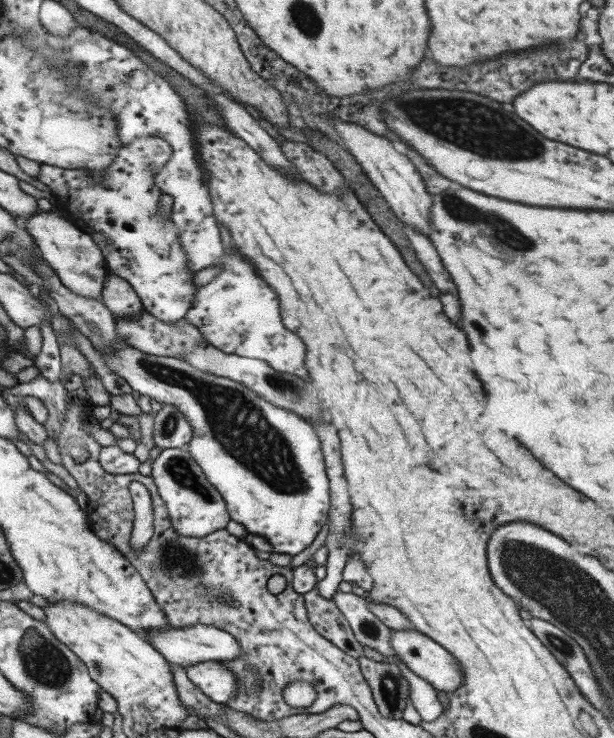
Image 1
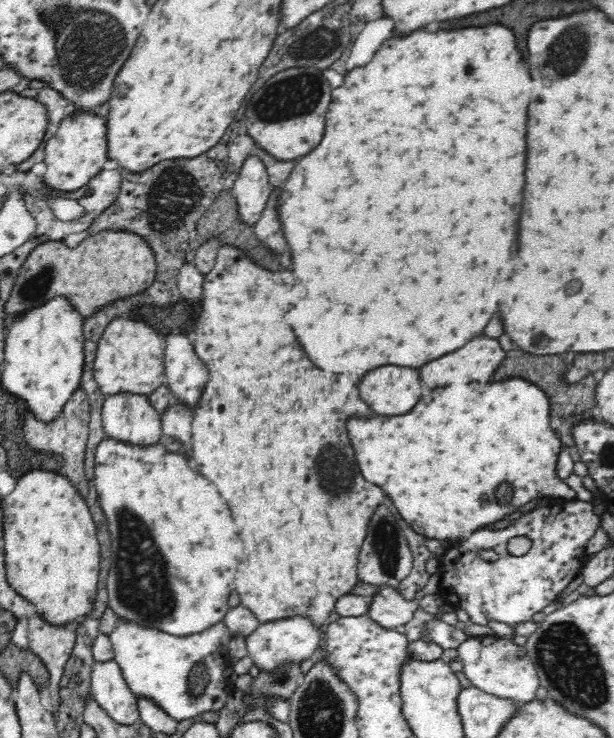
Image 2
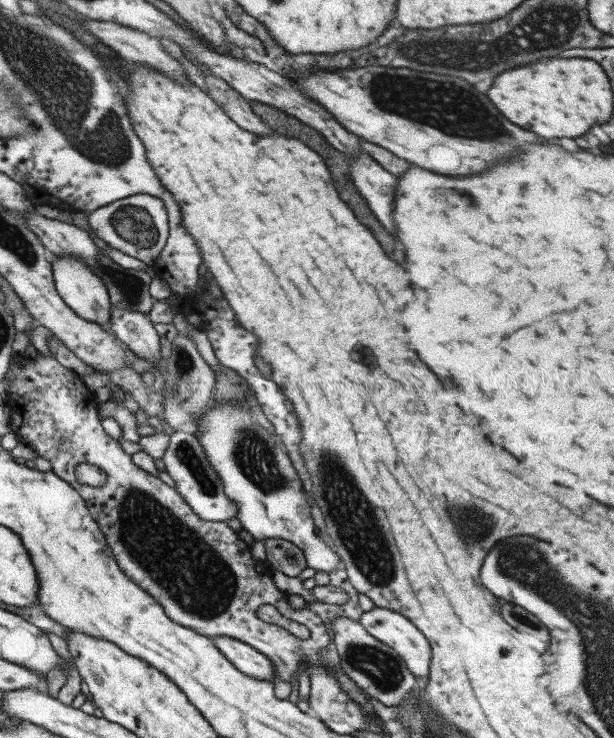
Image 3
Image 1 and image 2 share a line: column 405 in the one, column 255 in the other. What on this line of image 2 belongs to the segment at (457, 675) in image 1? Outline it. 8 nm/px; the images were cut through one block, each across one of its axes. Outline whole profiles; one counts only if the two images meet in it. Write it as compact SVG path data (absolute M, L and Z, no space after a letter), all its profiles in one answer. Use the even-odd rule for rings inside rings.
M294 616L294 618L284 618L284 620L262 624L254 634L250 634L246 638L246 648L248 648L250 660L254 662L254 666L260 672L274 674L276 668L290 666L290 664L302 664L302 662L310 660L310 656L322 642L322 636L324 634L320 634L320 628L314 628L310 624L310 620L306 620L302 616Z

